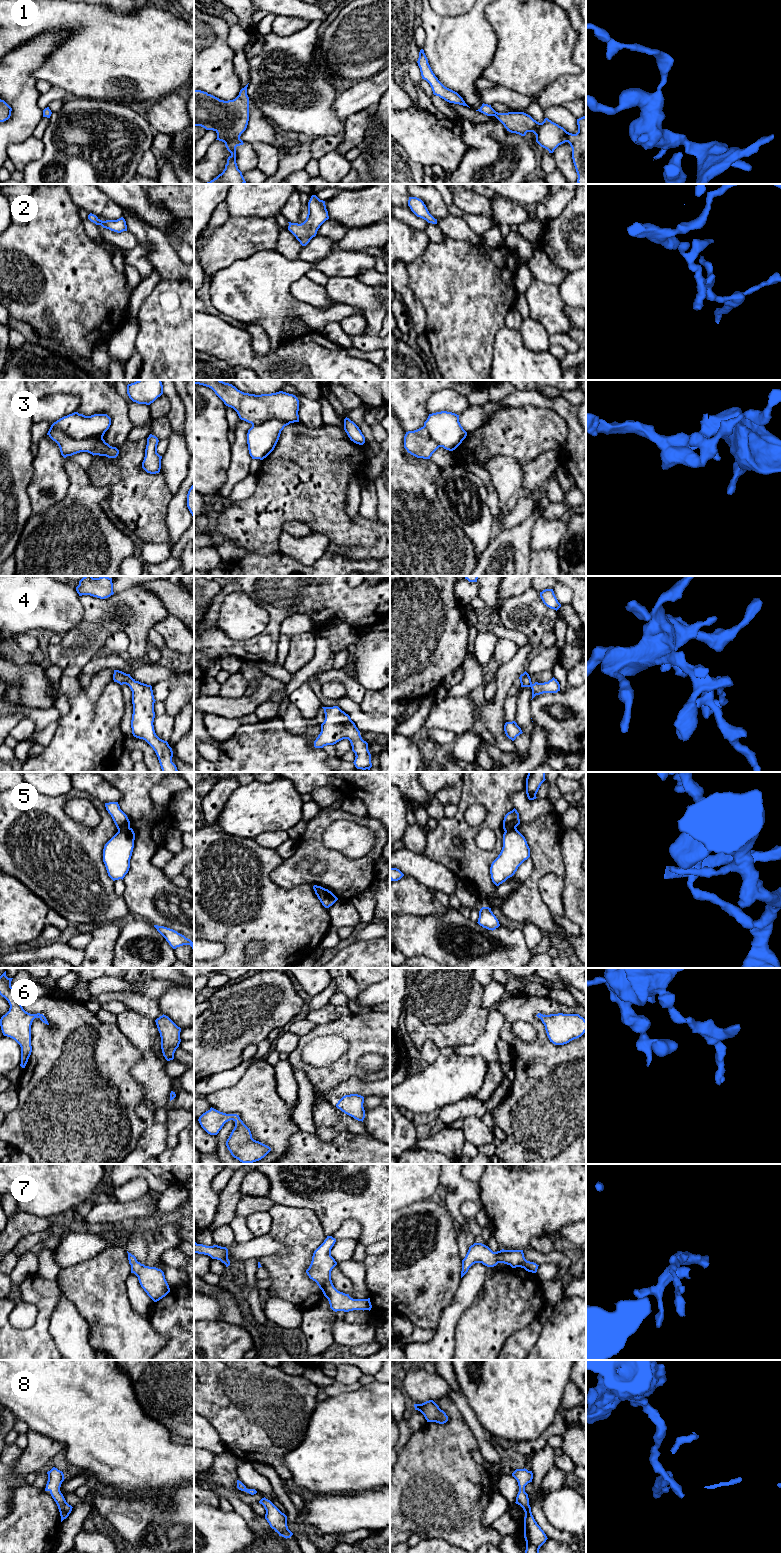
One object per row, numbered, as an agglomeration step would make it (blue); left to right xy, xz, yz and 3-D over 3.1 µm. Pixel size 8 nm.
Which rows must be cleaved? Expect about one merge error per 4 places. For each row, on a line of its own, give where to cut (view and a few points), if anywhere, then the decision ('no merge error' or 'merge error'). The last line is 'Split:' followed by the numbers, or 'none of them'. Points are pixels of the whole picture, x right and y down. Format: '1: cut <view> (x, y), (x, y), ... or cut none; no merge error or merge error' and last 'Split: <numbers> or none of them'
1: cut none; no merge error
2: cut none; no merge error
3: cut xy (52, 424), (76, 439), (94, 436), (102, 437); merge error
4: cut none; no merge error
5: cut xy (129, 826), (118, 831); merge error
6: cut none; no merge error
7: cut none; no merge error
8: cut none; no merge error
Split: 3, 5

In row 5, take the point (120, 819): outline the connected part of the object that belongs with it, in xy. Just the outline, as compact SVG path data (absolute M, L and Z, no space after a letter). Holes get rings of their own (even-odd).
M118 802L105 803L106 810L111 815L118 831L130 827L127 815L120 809Z

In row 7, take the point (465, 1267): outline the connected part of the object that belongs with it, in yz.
M474 1243L462 1260L461 1278L468 1272L475 1263L482 1263L487 1267L494 1267L498 1263L510 1265L512 1268L521 1267L528 1272L536 1273L538 1266L534 1262L527 1261L523 1250L500 1250L493 1252L488 1246L482 1243Z

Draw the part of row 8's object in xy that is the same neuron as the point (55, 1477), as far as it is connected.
M53 1467L50 1471L48 1471L47 1474L48 1474L48 1481L46 1484L45 1491L49 1491L52 1498L56 1502L62 1522L69 1516L73 1508L66 1502L63 1494L60 1491L61 1484L65 1479L64 1474L62 1471L58 1470L55 1467Z

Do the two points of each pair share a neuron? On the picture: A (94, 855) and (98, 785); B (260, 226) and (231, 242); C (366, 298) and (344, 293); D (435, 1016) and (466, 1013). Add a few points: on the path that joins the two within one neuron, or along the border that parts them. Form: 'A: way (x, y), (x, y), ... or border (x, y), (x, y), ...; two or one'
A: border (75, 789), (86, 791), (105, 802); two
B: way (253, 232), (238, 239); one
C: way (361, 296), (356, 293), (349, 293); one
D: way (443, 1013), (458, 1013); one

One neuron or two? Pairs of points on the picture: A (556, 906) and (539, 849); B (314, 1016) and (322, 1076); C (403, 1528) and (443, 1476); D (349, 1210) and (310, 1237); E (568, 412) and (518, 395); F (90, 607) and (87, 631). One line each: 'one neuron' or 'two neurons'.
A: two neurons
B: two neurons
C: one neuron
D: two neurons
E: one neuron
F: one neuron

